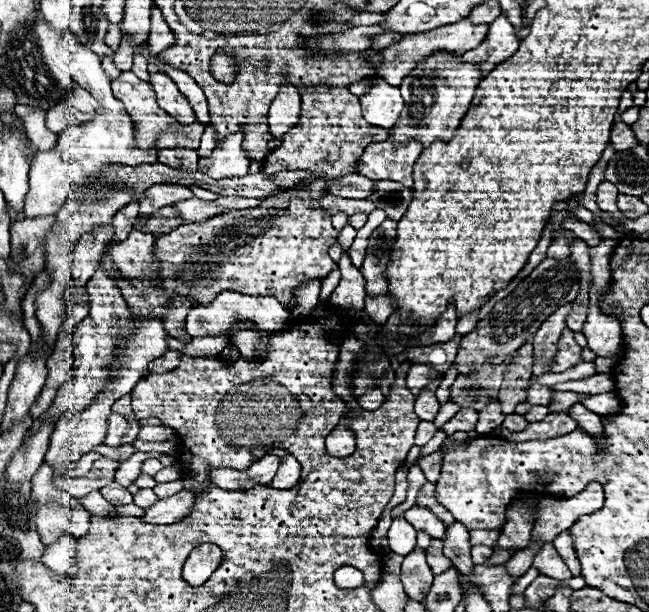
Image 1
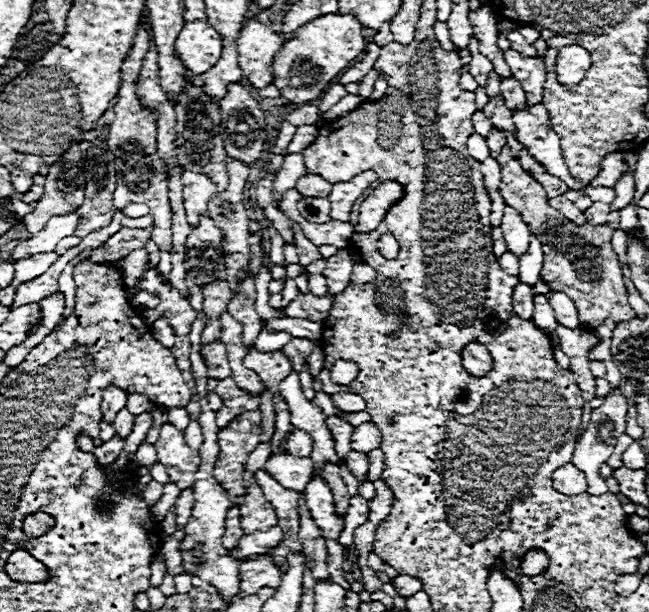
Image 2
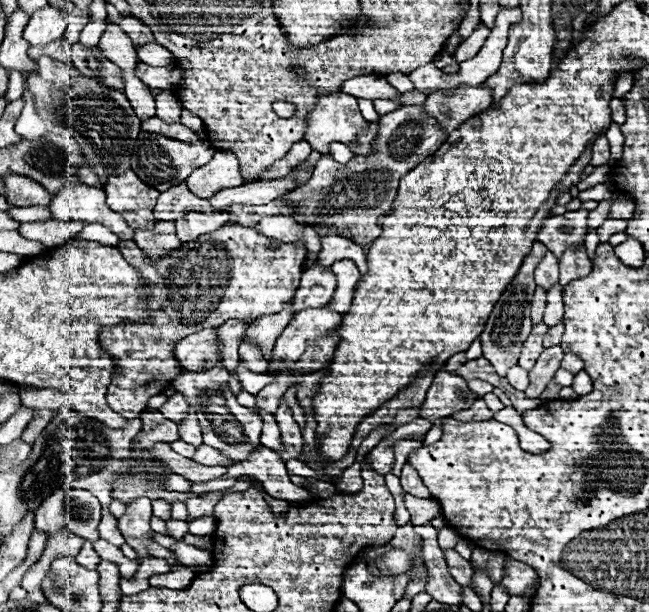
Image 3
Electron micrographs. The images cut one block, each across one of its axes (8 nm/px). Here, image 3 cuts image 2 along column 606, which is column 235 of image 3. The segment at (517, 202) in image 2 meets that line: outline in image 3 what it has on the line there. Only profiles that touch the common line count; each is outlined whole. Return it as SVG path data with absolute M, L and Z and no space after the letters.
M226 224L206 236L198 236L194 242L186 242L202 246L180 246L156 264L144 260L134 240L118 242L126 262L138 268L138 274L146 280L146 306L154 312L142 324L126 320L118 328L102 328L102 336L98 336L104 352L114 356L114 376L106 400L118 414L128 420L140 418L148 400L182 374L182 366L174 356L174 344L190 336L190 332L216 328L230 318L262 318L282 312L298 290L306 250L300 240L292 244L278 242L274 250L266 246L268 242L272 238L258 234L254 228Z

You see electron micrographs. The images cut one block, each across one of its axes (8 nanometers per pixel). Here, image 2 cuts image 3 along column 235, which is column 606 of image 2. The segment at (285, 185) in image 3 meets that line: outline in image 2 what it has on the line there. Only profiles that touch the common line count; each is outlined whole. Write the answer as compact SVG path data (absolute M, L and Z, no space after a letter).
M588 186L586 194L592 198L592 202L606 202L606 204L610 204L614 200L614 190L612 188L604 188L604 186L598 186L598 188Z

